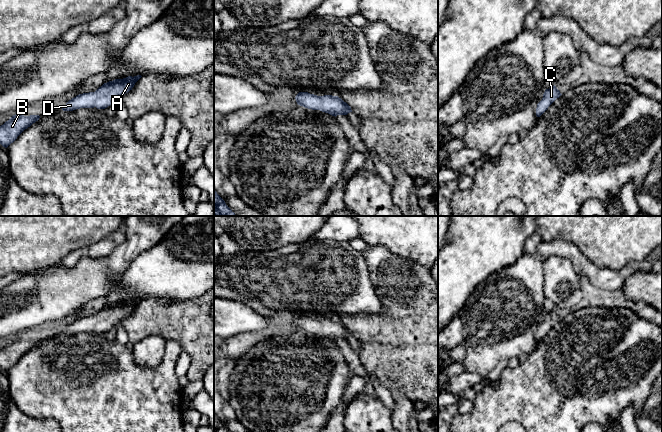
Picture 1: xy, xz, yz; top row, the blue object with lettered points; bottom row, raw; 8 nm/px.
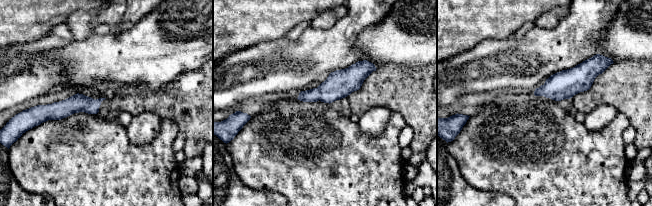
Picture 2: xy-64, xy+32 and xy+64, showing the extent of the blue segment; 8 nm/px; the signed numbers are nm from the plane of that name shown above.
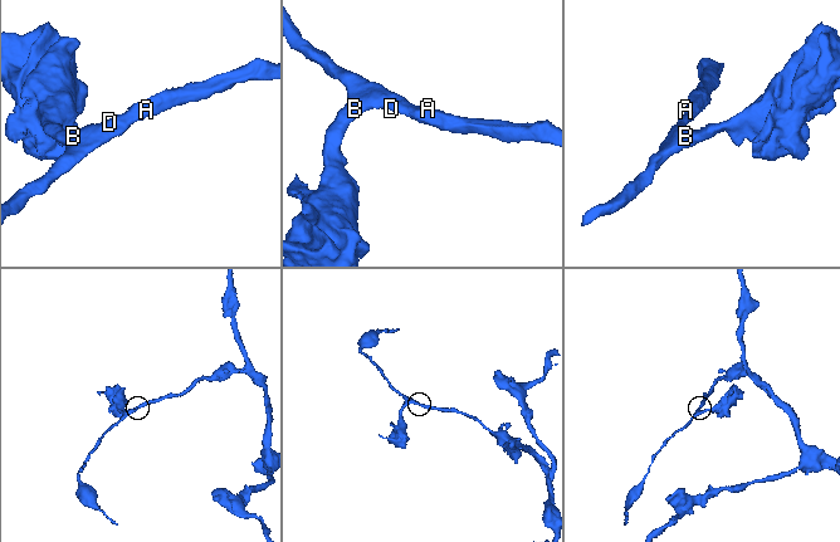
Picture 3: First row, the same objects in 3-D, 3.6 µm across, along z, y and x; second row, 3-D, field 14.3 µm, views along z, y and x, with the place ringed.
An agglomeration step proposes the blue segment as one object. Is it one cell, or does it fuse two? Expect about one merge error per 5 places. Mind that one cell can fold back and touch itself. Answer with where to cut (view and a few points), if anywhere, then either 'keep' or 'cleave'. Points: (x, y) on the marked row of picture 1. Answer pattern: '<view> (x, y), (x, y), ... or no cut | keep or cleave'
no cut | keep

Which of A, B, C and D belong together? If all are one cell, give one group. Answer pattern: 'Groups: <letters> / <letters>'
Groups: A B C D

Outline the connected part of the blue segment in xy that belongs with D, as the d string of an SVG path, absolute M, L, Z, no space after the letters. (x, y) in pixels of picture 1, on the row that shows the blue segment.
M141 75L128 76L104 83L95 92L79 94L69 100L62 108L63 111L73 111L80 108L105 109L116 103L120 98L134 87Z

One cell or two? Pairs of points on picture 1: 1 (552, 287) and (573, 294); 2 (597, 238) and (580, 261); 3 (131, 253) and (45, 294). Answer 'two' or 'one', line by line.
1: one
2: two
3: one

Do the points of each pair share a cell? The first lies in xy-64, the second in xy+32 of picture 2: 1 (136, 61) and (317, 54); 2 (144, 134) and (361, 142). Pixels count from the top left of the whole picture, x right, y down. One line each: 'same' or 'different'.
1: different
2: different

